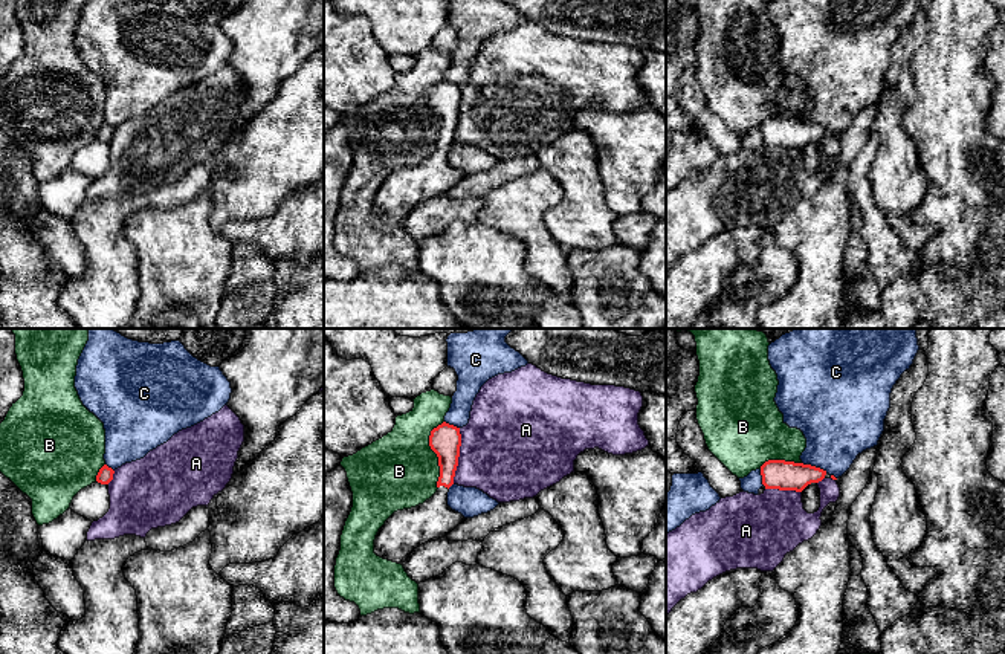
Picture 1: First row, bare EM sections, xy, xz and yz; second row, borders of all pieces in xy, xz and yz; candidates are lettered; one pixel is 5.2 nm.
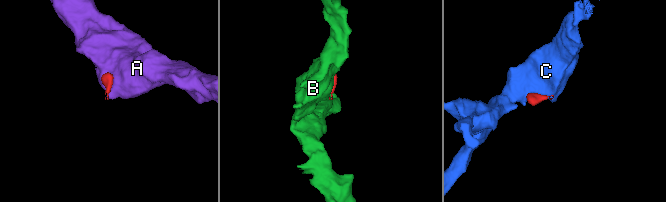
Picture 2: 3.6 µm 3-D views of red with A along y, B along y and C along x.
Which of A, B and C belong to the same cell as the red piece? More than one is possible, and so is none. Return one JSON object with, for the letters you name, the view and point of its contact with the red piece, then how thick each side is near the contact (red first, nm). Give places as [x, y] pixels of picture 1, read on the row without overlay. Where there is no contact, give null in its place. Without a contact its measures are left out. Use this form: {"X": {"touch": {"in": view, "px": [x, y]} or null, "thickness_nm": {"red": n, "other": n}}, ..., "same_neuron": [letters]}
{"same_neuron": []}

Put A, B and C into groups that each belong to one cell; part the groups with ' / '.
A / B / C

